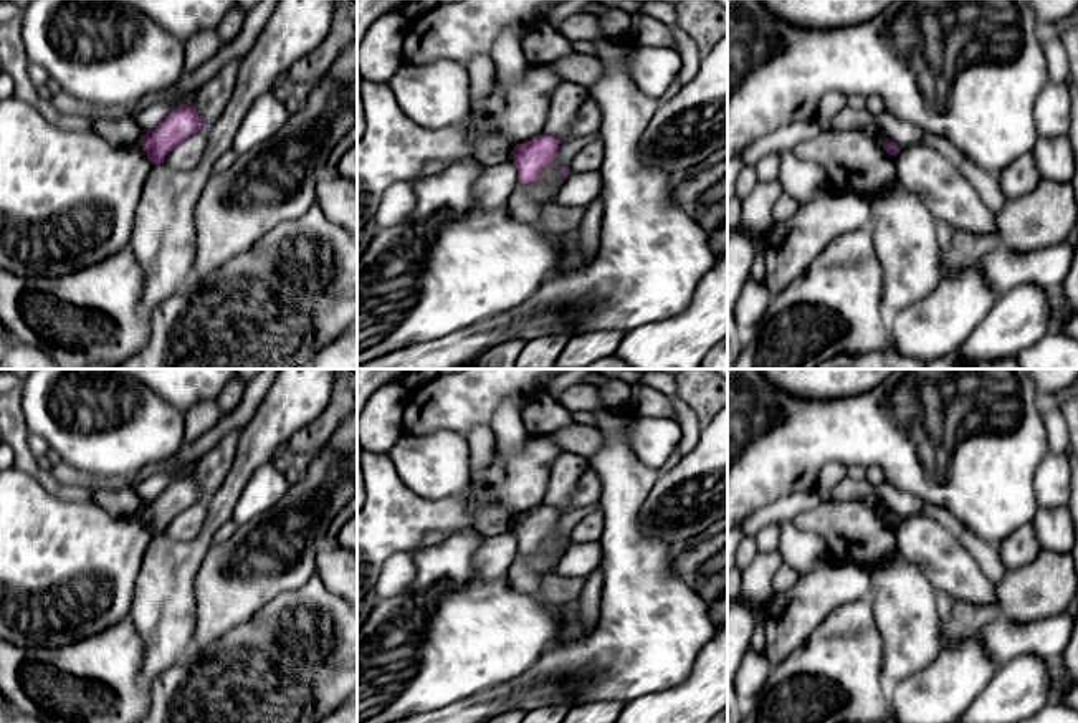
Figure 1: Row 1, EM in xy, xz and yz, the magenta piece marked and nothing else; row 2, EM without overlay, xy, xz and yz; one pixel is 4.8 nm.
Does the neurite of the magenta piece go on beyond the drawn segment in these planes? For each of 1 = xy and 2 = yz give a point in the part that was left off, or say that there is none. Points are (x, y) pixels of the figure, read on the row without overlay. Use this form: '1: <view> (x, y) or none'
1: none
2: none

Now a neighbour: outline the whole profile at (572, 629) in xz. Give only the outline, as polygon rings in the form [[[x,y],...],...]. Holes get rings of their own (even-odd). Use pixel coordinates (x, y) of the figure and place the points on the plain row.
[[[579,601],[557,606],[557,617],[560,620],[560,629],[552,647],[575,644],[594,632],[589,630],[580,619]]]

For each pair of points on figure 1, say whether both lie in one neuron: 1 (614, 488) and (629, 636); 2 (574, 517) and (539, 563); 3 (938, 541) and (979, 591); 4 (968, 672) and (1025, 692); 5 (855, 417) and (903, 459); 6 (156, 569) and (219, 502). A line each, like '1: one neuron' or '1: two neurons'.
1: one neuron
2: one neuron
3: one neuron
4: two neurons
5: one neuron
6: one neuron

